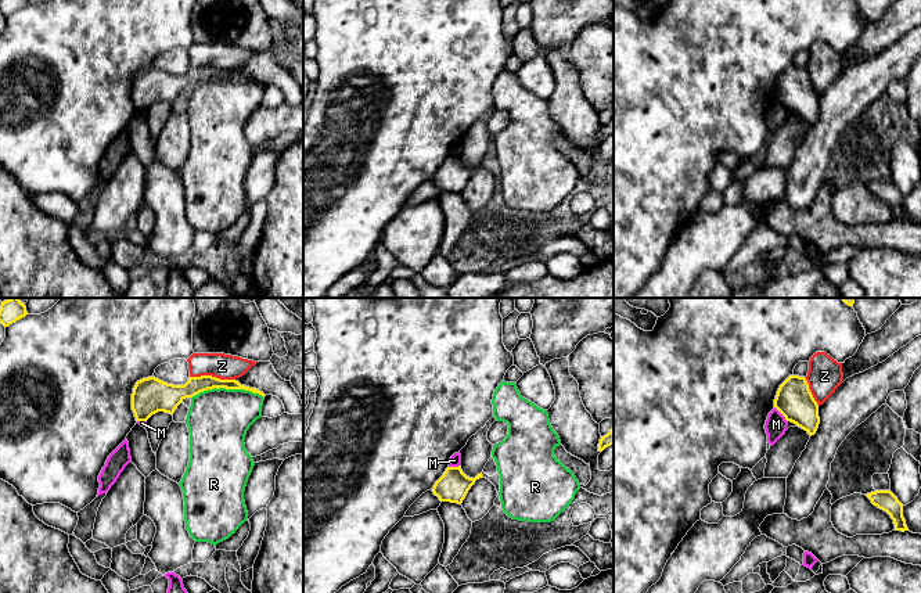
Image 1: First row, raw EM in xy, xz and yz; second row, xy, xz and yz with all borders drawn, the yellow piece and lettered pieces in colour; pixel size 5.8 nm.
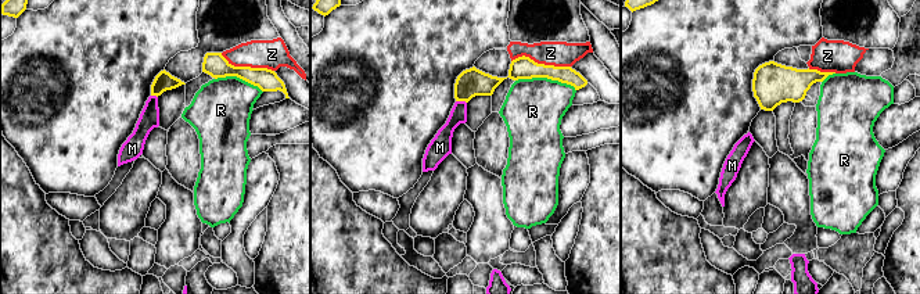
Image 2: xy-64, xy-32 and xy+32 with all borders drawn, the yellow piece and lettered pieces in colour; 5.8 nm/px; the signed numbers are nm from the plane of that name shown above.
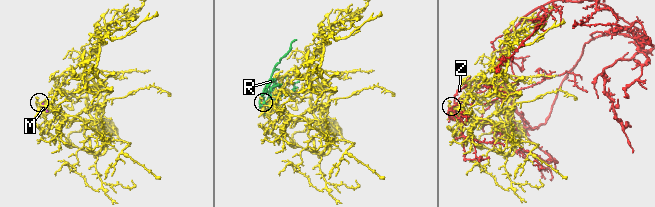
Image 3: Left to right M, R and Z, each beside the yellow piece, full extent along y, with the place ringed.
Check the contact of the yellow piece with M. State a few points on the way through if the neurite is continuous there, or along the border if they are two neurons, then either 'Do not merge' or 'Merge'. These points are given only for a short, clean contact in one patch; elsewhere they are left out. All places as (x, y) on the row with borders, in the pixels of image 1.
Boundary: yz (774, 406), (787, 421). Do not merge

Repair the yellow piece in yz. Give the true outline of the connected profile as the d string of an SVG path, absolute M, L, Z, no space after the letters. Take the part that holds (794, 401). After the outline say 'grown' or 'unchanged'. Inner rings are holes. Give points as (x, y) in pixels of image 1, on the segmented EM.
M789 375L777 391L774 407L810 436L816 434L820 424L819 405L805 377Z | unchanged

